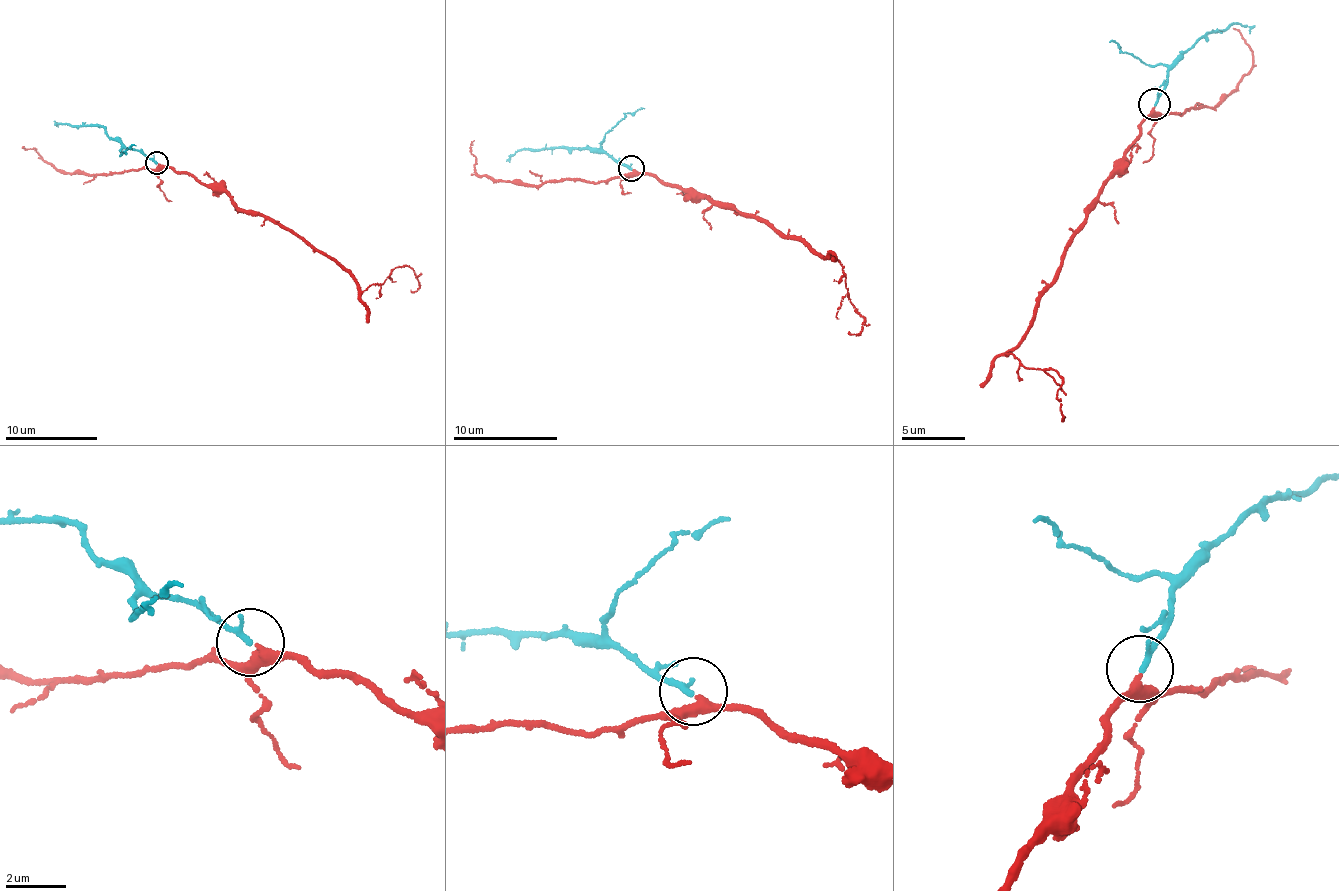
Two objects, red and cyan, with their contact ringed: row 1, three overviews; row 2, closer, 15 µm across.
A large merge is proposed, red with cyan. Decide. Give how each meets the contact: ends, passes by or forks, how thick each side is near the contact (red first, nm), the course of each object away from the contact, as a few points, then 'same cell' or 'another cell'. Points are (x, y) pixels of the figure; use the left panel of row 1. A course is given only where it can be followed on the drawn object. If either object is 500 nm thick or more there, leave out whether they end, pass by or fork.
red passes by; cyan ends there; 320 nm thick on the red side, 190 nm on the other; red runs (157, 164), (226, 190), (241, 210), (295, 231), (338, 260), (363, 291), (409, 266), (419, 281), (410, 290); cyan runs (157, 162), (109, 139), (103, 128), (54, 122); same cell

